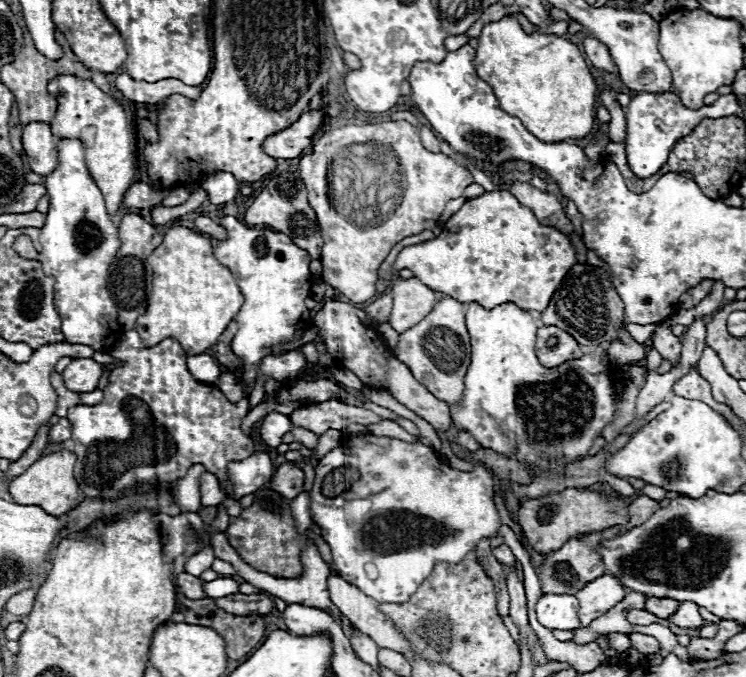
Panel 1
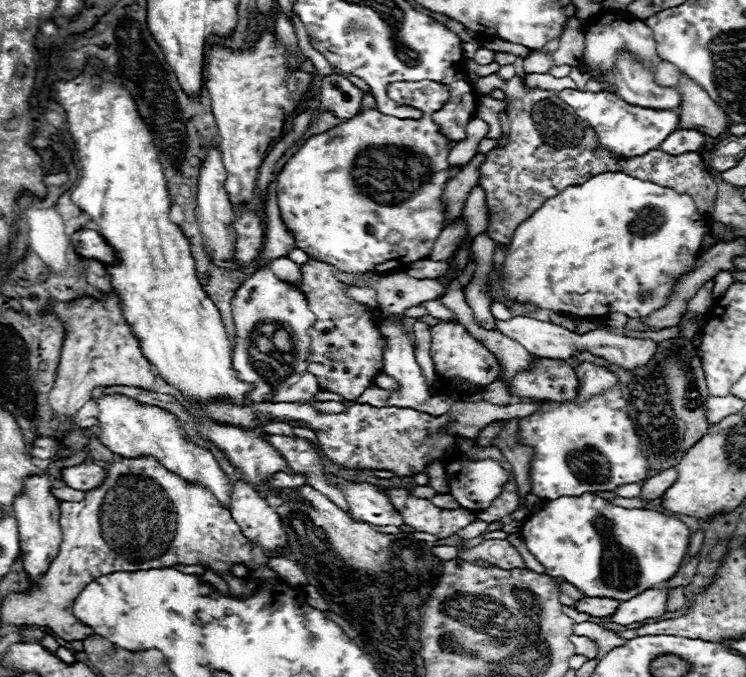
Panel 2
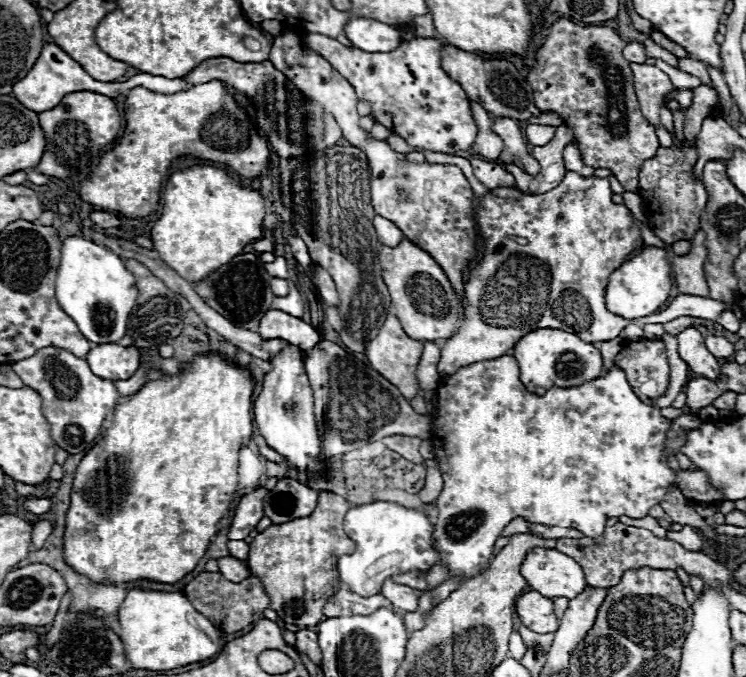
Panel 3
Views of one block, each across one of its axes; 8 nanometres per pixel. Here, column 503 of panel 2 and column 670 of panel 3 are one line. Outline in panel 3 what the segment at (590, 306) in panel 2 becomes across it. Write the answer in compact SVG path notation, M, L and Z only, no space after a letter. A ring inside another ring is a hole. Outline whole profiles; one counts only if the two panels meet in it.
M656 246L644 248L644 252L640 256L634 256L632 260L624 262L620 268L616 268L610 274L606 294L604 294L606 310L622 316L626 320L642 318L642 316L656 312L668 300L670 286L672 286L670 276L672 276L672 266L666 258L666 252L662 248L656 248Z

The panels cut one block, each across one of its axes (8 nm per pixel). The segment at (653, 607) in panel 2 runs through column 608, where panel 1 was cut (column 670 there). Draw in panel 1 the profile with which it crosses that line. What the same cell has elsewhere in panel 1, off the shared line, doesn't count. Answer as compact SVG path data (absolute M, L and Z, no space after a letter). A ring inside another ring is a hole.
M680 602L678 610L670 616L670 622L680 628L700 628L704 618L698 614L698 606L694 602Z

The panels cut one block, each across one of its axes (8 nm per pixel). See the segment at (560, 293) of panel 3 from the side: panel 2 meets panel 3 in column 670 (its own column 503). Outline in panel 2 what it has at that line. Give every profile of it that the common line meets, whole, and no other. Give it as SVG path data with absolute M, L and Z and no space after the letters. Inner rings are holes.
M498 300L492 302L490 310L492 310L492 316L496 320L510 320L512 318L512 314L510 314L510 310L508 310L508 306L504 302L498 302Z

